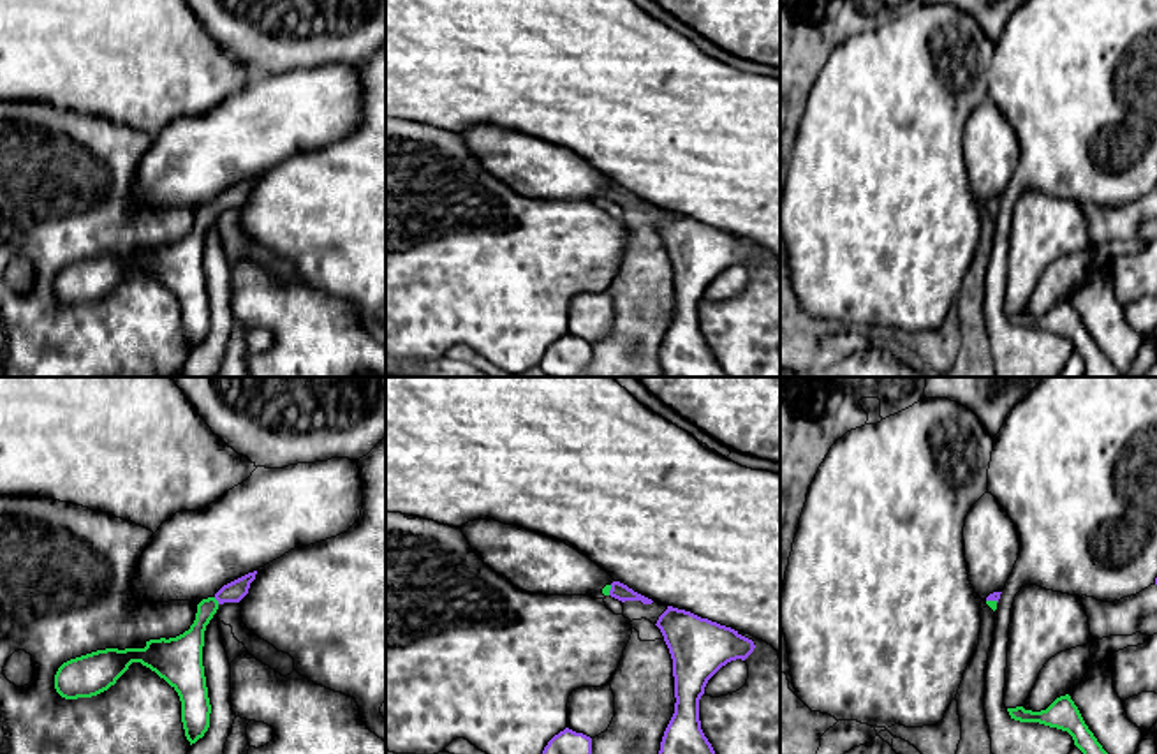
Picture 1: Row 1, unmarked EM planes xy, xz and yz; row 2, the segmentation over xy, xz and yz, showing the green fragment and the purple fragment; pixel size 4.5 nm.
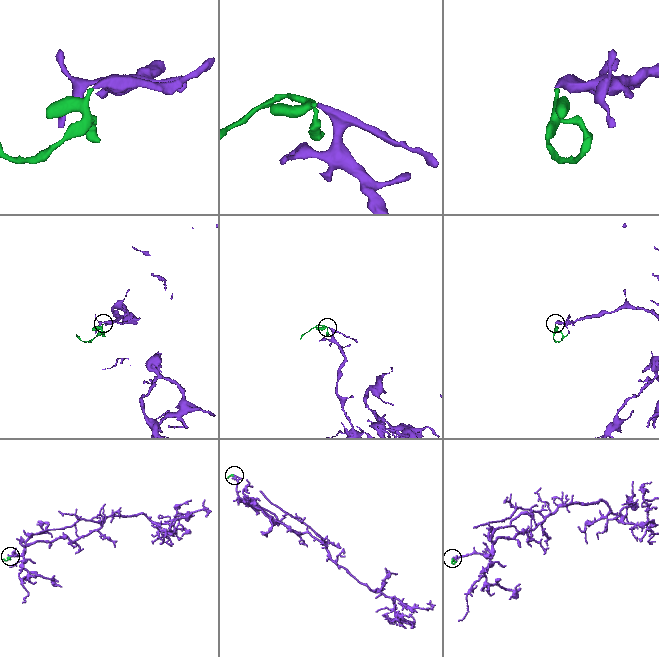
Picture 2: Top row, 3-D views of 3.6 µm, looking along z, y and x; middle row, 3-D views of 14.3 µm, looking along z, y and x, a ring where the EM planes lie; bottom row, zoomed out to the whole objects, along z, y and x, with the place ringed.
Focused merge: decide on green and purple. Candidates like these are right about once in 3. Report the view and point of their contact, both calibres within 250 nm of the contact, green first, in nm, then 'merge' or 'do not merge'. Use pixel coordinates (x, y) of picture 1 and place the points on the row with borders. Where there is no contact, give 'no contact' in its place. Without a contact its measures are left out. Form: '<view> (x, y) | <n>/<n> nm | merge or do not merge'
xy (217, 601) | 140/100 nm | merge

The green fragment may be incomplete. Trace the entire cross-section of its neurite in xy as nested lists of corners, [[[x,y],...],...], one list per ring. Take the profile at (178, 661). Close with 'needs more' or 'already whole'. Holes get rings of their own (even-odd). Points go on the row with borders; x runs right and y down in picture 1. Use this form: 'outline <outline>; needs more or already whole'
outline [[[248,573],[203,599],[190,629],[176,638],[150,639],[144,648],[97,650],[63,662],[55,675],[56,692],[65,699],[97,696],[114,685],[132,662],[141,662],[178,692],[185,736],[195,743],[208,731],[211,713],[203,666],[206,625],[220,604],[240,602],[248,594],[255,574]]]; needs more

